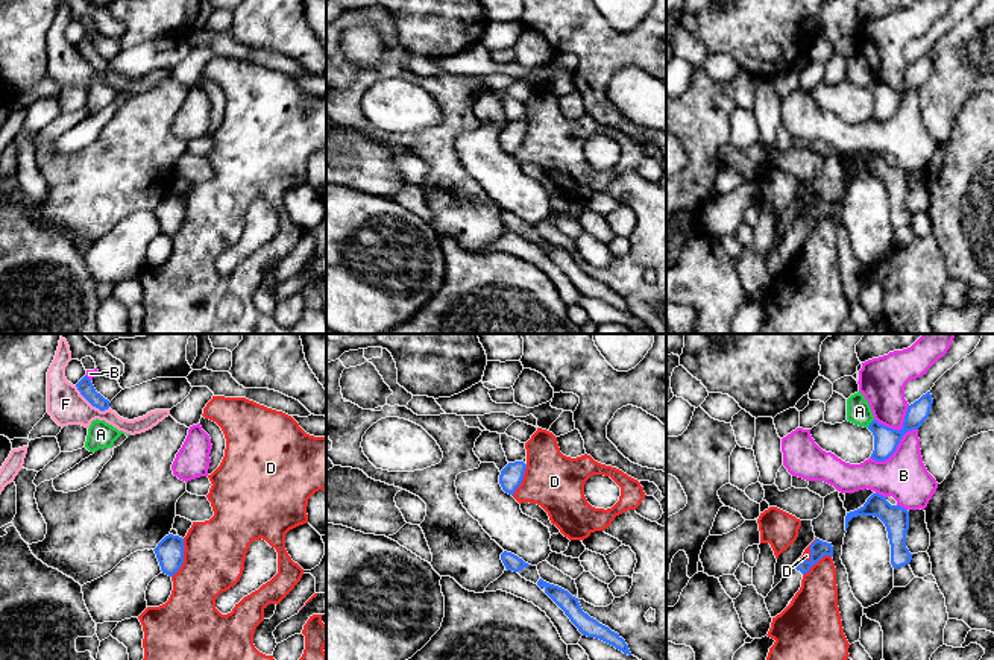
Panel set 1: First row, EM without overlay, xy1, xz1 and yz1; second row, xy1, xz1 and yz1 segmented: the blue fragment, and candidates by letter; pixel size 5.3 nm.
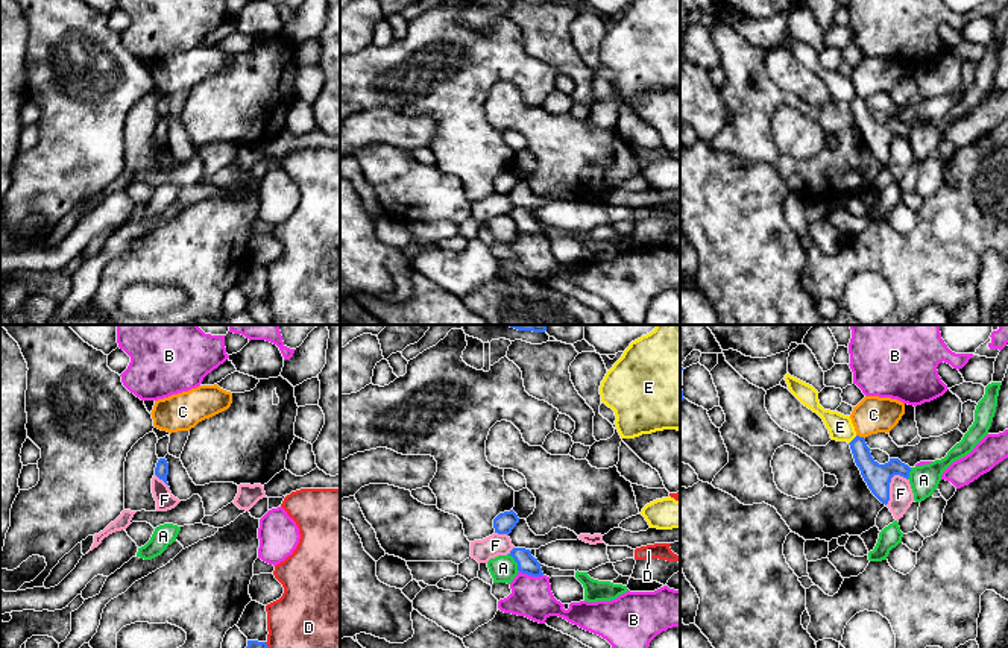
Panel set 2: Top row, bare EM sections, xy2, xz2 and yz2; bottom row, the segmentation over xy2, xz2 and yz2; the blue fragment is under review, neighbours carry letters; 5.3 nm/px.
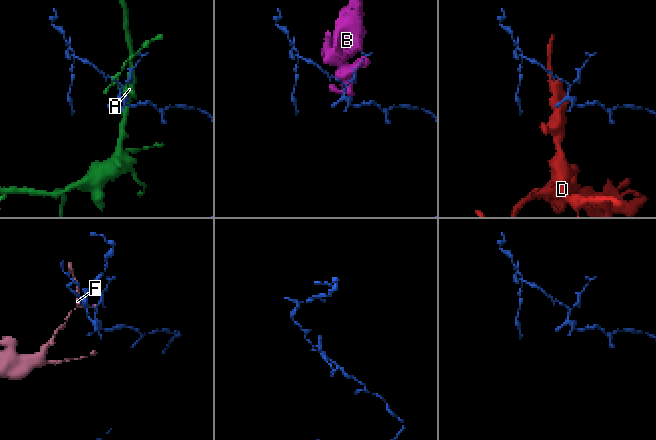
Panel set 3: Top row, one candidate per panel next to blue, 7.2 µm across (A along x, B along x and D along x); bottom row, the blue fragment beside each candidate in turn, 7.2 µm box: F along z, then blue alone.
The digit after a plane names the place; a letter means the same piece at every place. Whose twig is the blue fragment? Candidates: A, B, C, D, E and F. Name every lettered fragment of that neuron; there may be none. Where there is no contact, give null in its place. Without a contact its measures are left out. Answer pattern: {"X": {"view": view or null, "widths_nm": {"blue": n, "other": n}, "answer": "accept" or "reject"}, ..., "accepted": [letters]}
{"A": {"view": "xz2", "widths_nm": {"blue": 100, "other": 140}, "answer": "reject"}, "B": {"view": "yz1", "widths_nm": {"blue": 130, "other": 240}, "answer": "reject"}, "C": {"view": "yz2", "widths_nm": {"blue": 140, "other": 200}, "answer": "reject"}, "D": {"view": "xy1", "widths_nm": {"blue": 140, "other": 320}, "answer": "reject"}, "E": {"view": "yz2", "widths_nm": {"blue": 140, "other": 130}, "answer": "reject"}, "F": {"view": "yz2", "widths_nm": {"blue": 140, "other": 130}, "answer": "reject"}, "accepted": []}

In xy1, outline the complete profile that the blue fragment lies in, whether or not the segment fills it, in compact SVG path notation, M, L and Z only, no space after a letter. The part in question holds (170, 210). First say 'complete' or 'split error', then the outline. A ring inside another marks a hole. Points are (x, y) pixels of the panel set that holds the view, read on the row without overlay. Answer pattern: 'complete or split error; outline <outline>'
complete; outline M165 196L153 209L162 234L173 237L184 223L184 199L179 196Z

